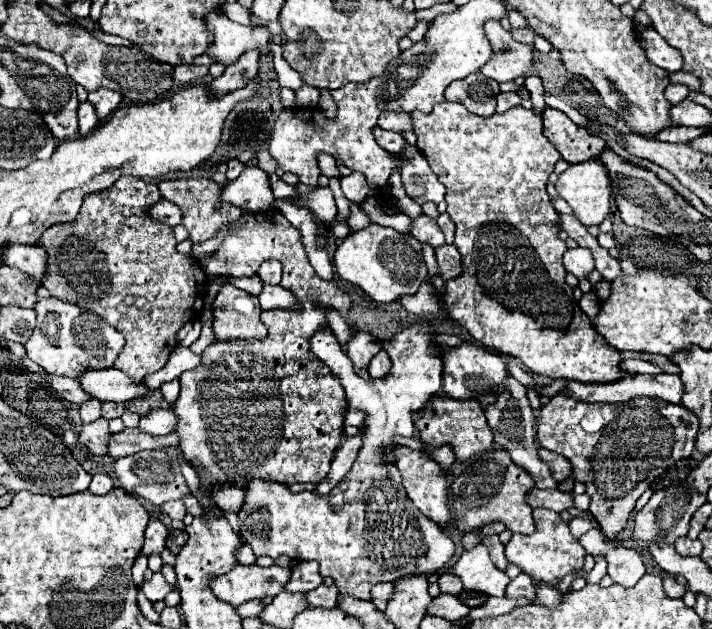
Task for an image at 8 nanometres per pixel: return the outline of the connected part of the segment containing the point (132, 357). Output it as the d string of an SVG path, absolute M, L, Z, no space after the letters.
M121 176L111 188L87 196L75 222L55 224L47 228L37 242L37 246L41 246L49 256L43 286L55 298L67 300L99 314L127 338L127 344L121 356L117 358L115 368L129 374L135 382L141 382L147 374L157 372L165 366L169 354L177 346L175 332L185 322L193 320L199 310L203 310L203 300L207 294L207 276L201 270L199 262L193 256L177 254L177 240L173 236L173 228L167 224L153 222L149 216L151 204L159 202L159 198L163 196L157 184L145 180L131 180L131 176Z

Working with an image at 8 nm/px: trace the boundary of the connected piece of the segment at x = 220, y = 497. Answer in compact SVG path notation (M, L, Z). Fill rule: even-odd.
M217 484L211 490L211 498L215 500L215 504L221 510L231 510L231 512L239 512L239 504L243 502L243 488L233 486L233 484Z

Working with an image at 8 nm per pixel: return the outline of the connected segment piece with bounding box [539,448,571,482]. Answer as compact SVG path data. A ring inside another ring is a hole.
M539 448L539 458L551 468L555 480L563 482L567 476L571 476L571 462L565 456L555 454L551 450L545 450L545 448Z

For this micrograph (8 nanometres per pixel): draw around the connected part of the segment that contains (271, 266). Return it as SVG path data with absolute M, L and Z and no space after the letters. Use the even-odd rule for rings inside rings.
M265 260L257 276L267 284L279 284L281 282L281 264L277 260Z

